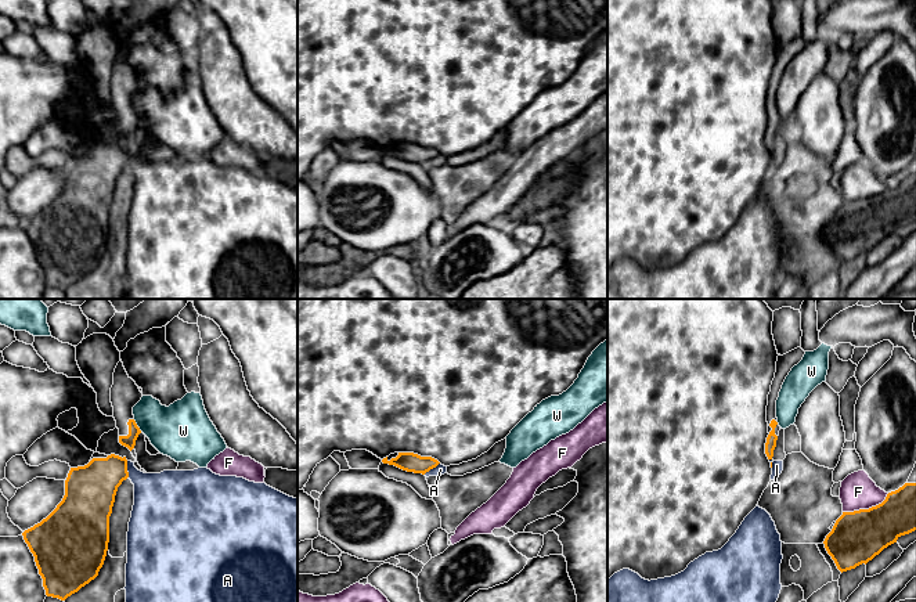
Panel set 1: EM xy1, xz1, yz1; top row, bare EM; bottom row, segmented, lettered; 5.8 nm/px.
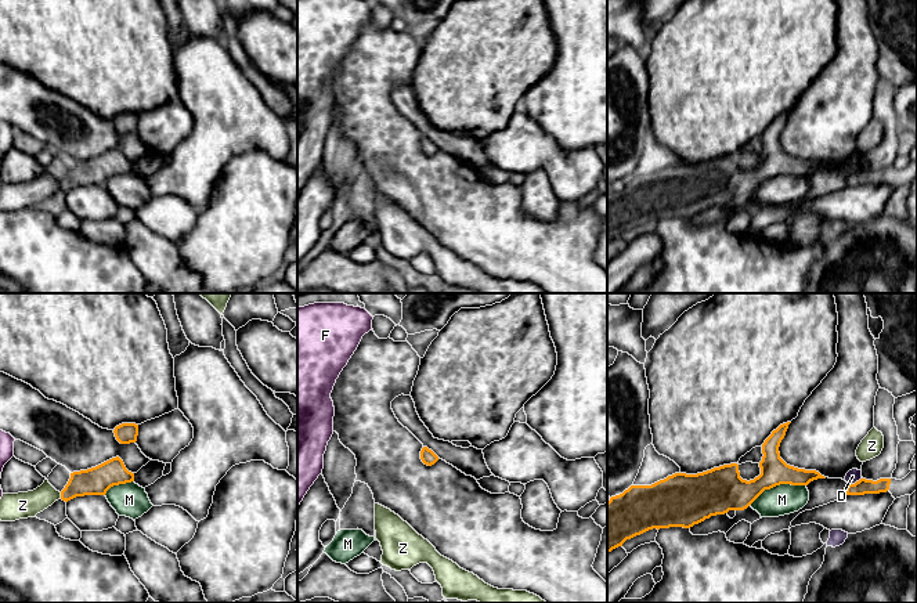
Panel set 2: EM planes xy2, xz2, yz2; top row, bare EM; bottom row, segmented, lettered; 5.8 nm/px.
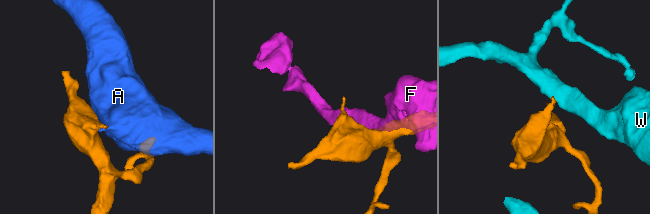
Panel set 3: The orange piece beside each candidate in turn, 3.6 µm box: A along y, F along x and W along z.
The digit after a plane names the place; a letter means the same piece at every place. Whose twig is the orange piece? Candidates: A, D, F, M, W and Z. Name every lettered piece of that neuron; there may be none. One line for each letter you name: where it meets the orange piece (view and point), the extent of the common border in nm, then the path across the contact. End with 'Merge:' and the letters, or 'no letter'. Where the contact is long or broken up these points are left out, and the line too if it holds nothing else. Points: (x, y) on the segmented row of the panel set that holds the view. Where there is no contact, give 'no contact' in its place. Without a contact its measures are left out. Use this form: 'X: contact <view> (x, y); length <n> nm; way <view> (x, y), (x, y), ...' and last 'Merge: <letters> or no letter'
Z: contact xy2 (61, 495); length 30 nm; way xy2 (97, 480), (80, 483), (61, 495), (44, 495), (22, 505)
Merge: Z

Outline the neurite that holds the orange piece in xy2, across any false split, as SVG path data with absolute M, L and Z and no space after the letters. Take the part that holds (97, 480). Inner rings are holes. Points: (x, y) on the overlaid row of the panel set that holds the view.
M116 456L95 467L71 473L71 479L61 492L46 479L33 491L3 494L0 499L0 520L15 521L35 517L59 498L68 502L76 497L105 495L111 487L131 481L134 481L134 473L129 472L123 461Z

